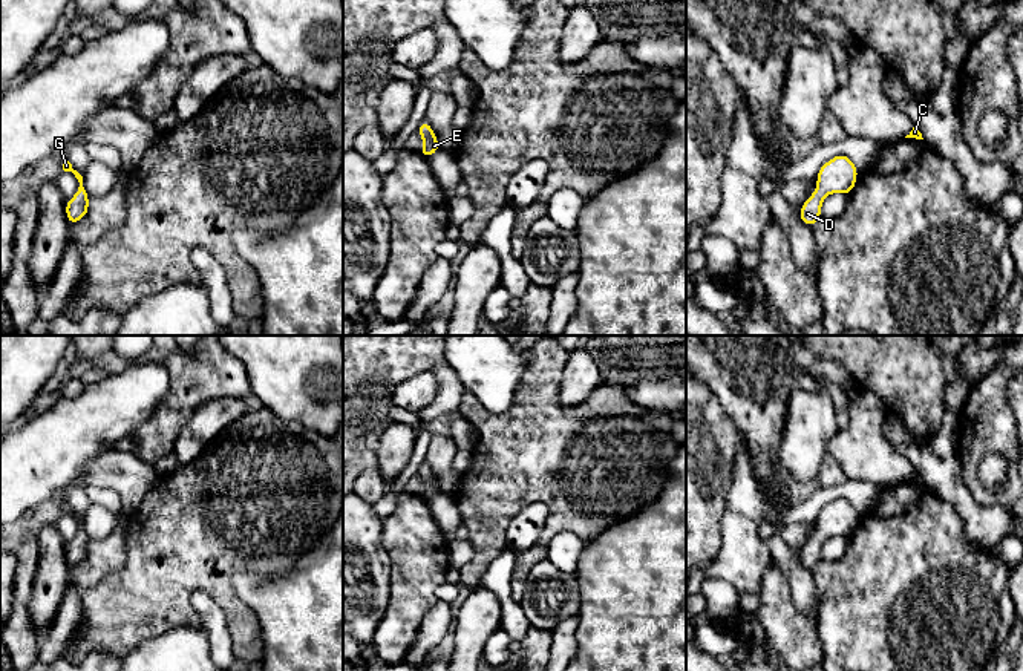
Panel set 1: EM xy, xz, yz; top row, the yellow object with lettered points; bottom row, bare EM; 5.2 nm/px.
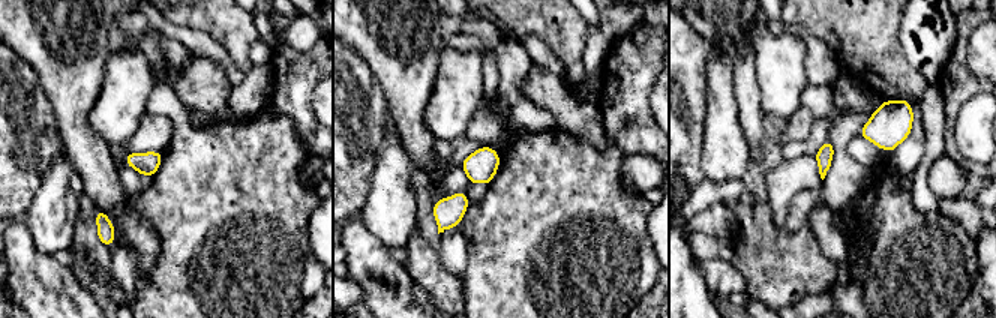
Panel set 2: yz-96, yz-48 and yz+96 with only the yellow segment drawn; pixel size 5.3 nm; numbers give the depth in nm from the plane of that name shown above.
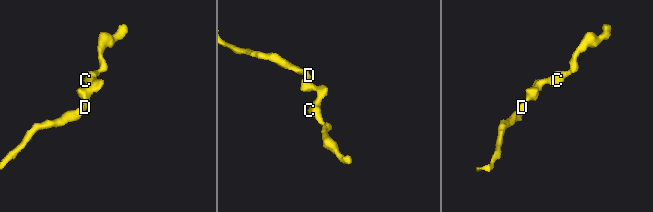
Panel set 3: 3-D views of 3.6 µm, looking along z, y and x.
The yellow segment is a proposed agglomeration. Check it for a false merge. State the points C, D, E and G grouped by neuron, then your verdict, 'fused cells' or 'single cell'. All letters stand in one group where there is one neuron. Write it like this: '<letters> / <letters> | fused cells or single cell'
C D E G | single cell

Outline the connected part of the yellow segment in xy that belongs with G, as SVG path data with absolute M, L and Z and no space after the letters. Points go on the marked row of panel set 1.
M64 158L63 170L72 173L78 181L78 191L74 198L66 202L66 216L70 224L81 221L89 210L89 196L84 188L84 173L72 167L72 164Z

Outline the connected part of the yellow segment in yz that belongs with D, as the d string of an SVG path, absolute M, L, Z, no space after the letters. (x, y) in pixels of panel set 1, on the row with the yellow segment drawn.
M836 155L818 172L816 190L799 210L801 221L810 228L821 218L822 199L832 193L848 195L856 184L858 170L847 155Z

